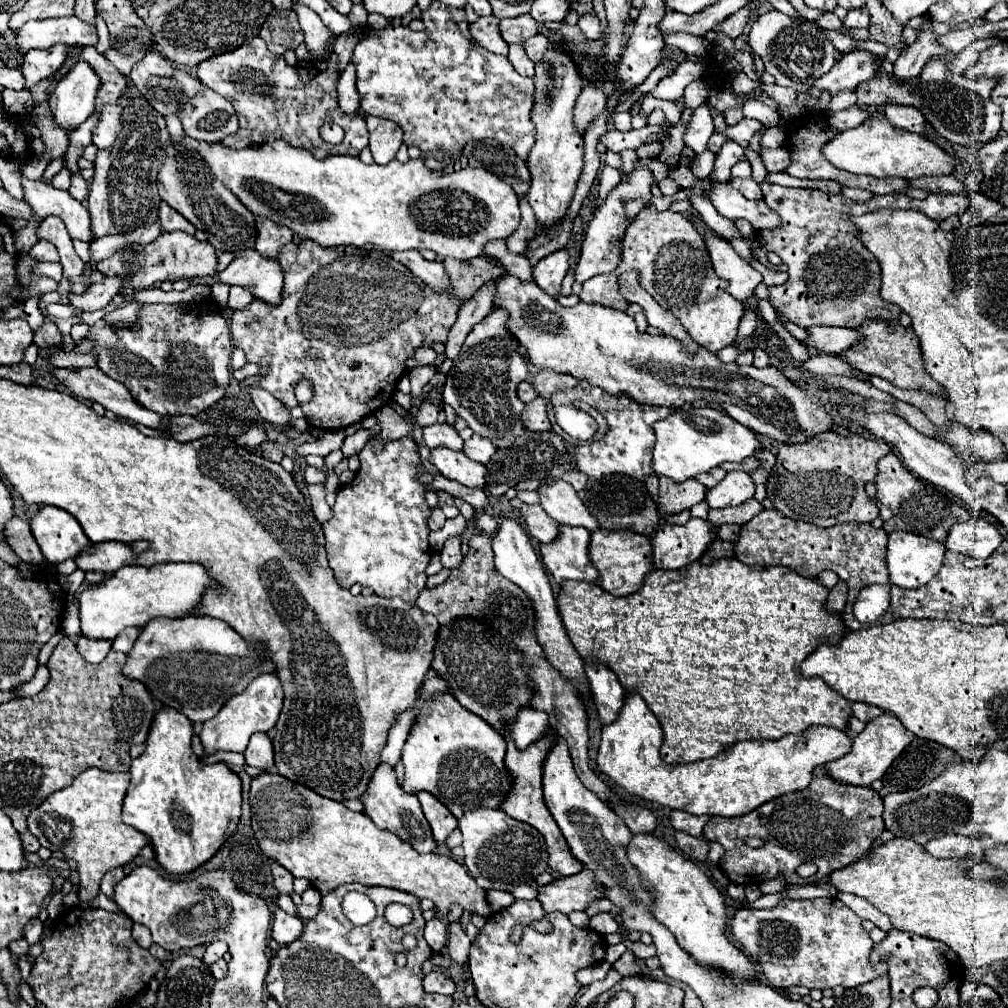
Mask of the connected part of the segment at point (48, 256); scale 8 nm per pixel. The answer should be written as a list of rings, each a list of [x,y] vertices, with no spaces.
[[[39,241],[31,251],[29,257],[33,257],[35,261],[59,261],[57,249],[53,245],[49,245],[49,241]]]

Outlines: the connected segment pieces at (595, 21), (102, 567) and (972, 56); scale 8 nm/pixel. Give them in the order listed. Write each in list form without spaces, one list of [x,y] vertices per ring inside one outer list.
[[[584,14],[579,17],[577,21],[577,27],[581,29],[581,33],[589,39],[589,41],[595,41],[595,39],[601,39],[601,21],[596,15]]]
[[[101,541],[93,543],[93,549],[87,549],[75,557],[75,563],[83,571],[103,571],[103,573],[115,573],[123,565],[131,565],[141,551],[147,549],[147,543],[135,543],[135,545],[121,545],[113,541]]]
[[[987,38],[975,41],[959,53],[952,62],[950,62],[949,69],[953,74],[964,73],[968,67],[972,66],[977,61],[983,50],[1001,41],[1002,40],[999,38]]]

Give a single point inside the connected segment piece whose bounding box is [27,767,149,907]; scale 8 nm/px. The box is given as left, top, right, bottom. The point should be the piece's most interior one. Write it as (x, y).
(83, 821)

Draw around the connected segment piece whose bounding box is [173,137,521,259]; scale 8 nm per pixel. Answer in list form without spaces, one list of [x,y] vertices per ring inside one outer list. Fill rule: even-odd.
[[[173,137],[173,143],[185,145],[187,149],[201,149],[213,175],[223,181],[253,215],[263,215],[277,225],[287,225],[301,239],[311,239],[321,247],[373,245],[383,251],[431,249],[441,257],[471,259],[481,255],[487,241],[507,239],[521,219],[515,191],[485,169],[465,167],[443,173],[429,169],[421,157],[409,159],[407,163],[393,159],[389,165],[365,165],[359,157],[351,155],[331,155],[319,161],[309,151],[295,149],[285,141],[245,149],[231,149],[221,143],[203,143],[189,137]]]

